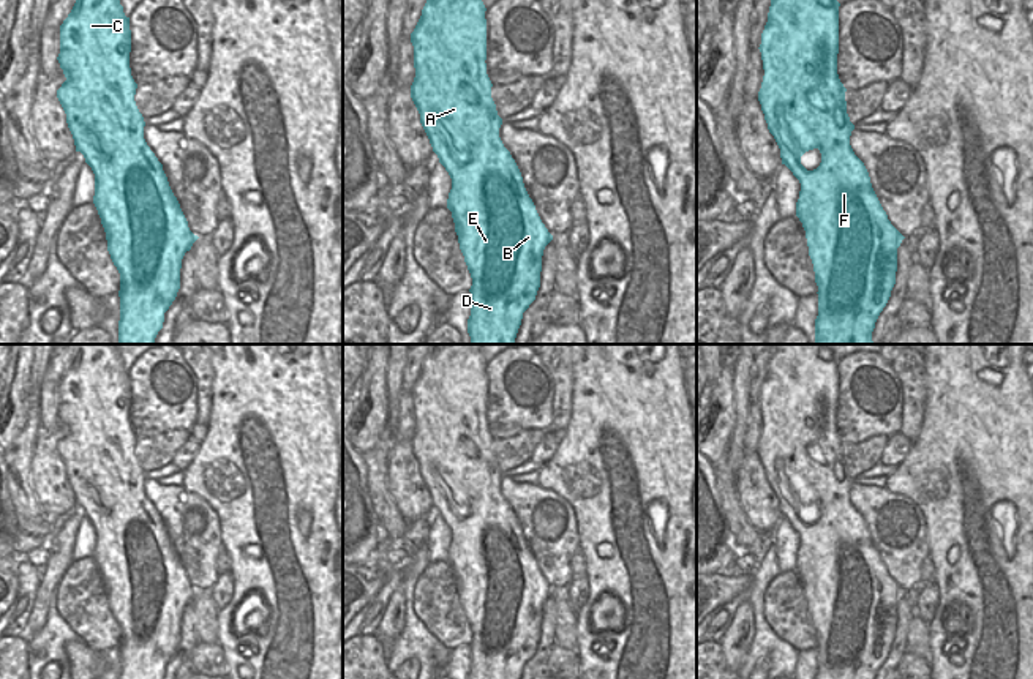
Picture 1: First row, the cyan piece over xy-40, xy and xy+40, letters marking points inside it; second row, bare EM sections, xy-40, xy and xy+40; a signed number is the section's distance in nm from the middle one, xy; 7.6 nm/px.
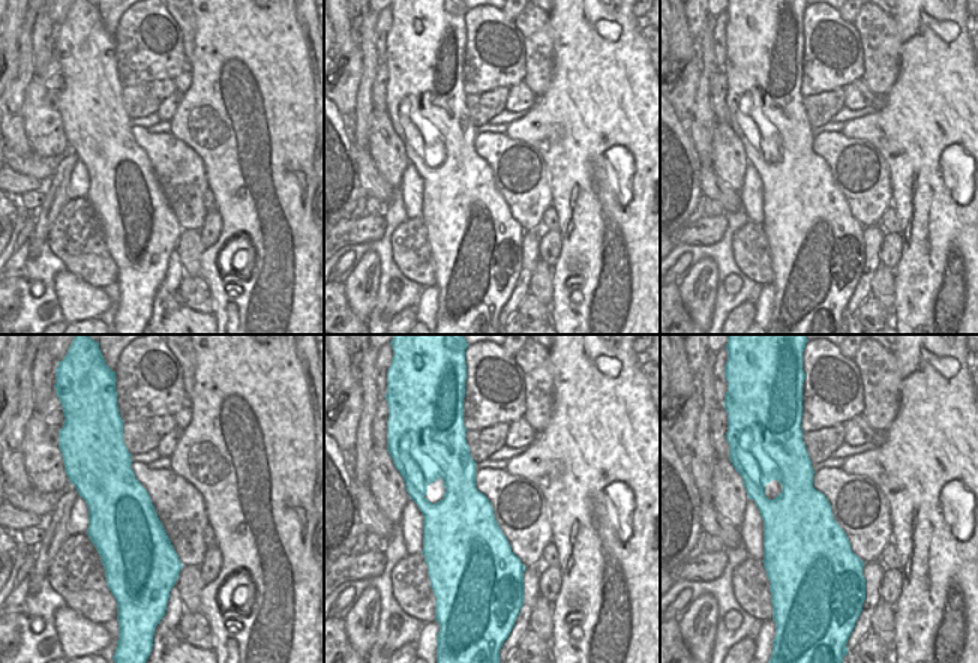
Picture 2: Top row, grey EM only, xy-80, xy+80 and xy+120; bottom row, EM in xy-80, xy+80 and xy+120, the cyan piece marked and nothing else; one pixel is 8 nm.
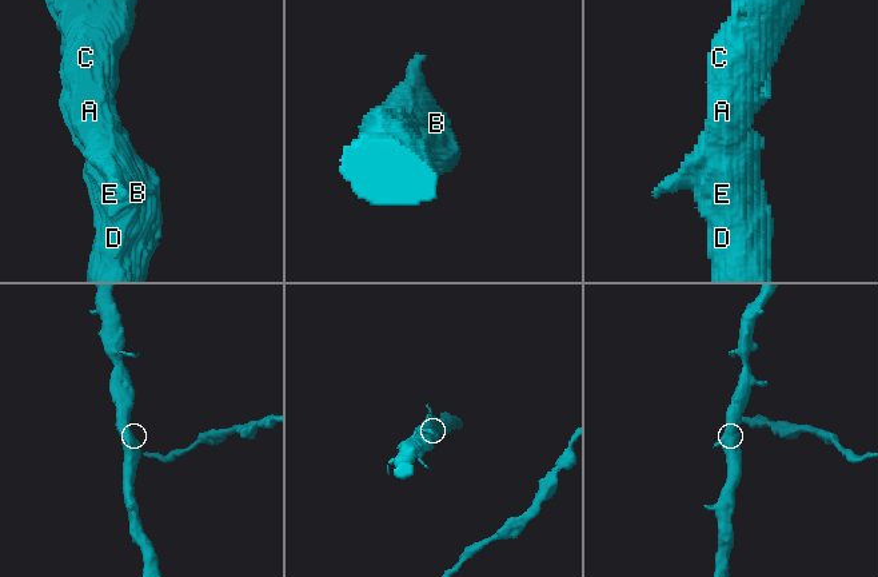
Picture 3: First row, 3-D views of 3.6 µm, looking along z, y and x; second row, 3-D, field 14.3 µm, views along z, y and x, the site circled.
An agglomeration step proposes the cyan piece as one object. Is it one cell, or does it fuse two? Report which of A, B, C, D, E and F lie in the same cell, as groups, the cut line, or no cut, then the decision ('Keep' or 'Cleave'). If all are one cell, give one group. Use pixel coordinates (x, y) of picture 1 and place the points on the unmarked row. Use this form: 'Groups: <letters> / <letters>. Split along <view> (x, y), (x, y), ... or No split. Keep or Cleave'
Groups: A B C D E F. No split. Keep

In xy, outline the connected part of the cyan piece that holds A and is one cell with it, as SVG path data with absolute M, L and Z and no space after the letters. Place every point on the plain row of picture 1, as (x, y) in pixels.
M430 344L422 370L411 387L415 431L411 452L433 505L452 532L447 562L452 565L460 603L472 632L468 679L521 679L523 666L540 641L542 610L553 594L529 551L521 526L499 491L502 472L491 452L486 428L486 373L480 344Z

